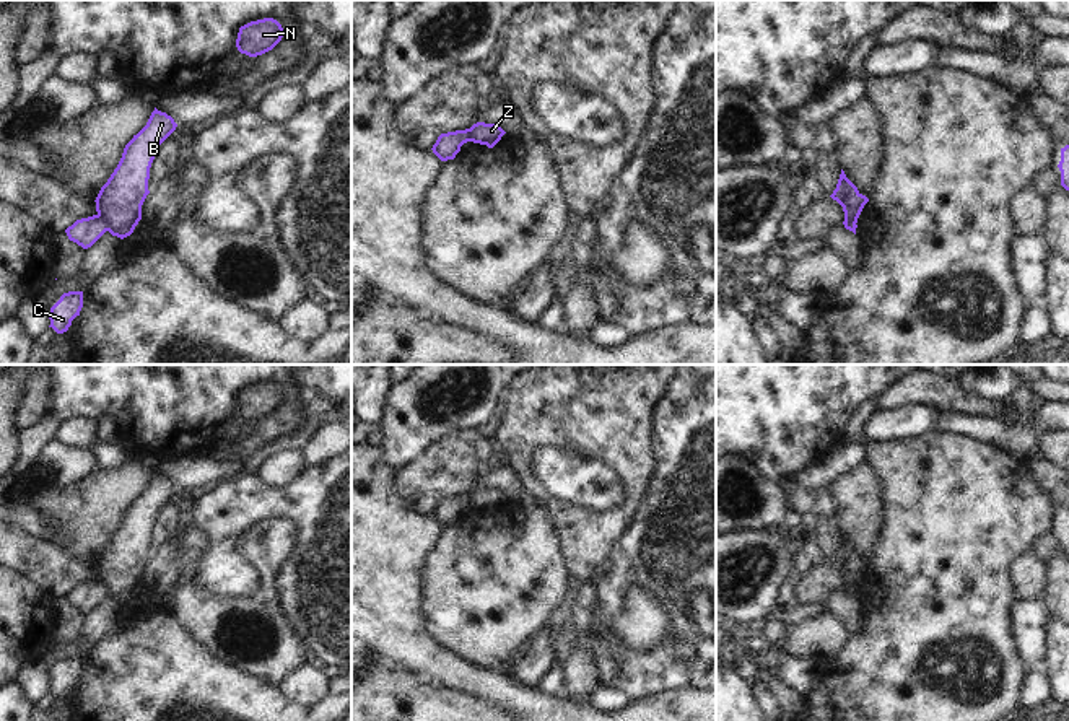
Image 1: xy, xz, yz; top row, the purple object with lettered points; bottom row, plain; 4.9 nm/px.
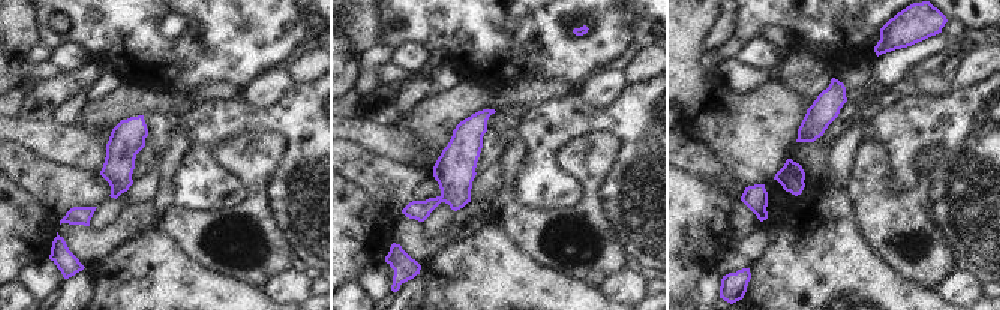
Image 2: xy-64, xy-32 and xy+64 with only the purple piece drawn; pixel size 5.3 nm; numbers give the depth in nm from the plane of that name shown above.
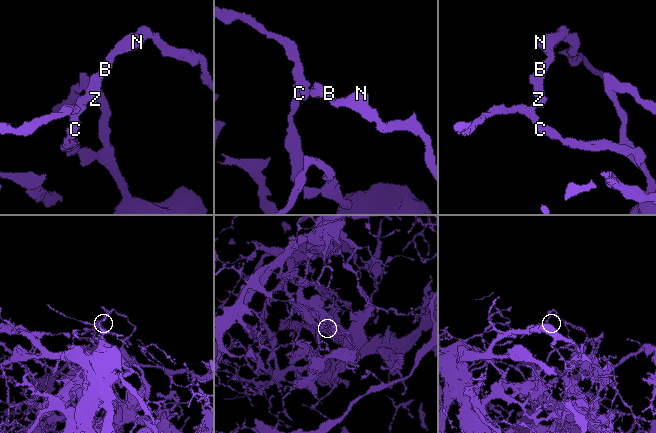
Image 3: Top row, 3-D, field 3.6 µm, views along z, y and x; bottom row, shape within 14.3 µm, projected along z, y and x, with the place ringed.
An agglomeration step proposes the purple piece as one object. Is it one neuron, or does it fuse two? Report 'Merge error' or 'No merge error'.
Merge error

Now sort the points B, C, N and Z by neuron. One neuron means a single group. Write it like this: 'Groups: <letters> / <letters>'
Groups: B N Z / C

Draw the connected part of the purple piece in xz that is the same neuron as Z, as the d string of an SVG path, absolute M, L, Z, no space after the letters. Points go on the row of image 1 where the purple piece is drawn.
M477 122L470 129L470 142L493 148L506 133L498 124Z

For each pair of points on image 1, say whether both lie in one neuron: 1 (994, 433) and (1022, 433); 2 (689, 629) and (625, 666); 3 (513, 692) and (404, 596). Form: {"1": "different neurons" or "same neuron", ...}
{"1": "same neuron", "2": "same neuron", "3": "same neuron"}

